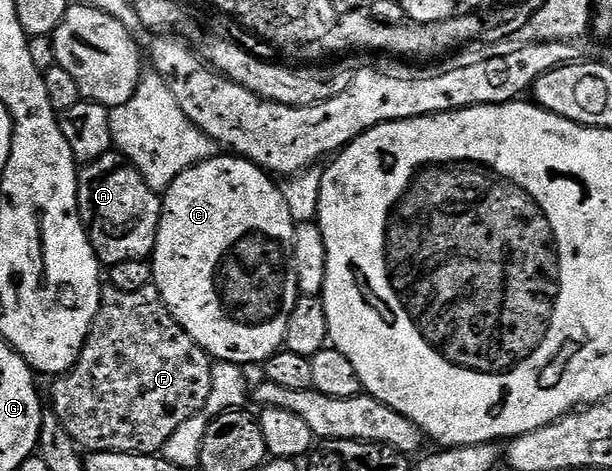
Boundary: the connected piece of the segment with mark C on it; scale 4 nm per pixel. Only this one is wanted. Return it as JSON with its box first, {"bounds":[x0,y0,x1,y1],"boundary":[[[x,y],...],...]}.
{"bounds":[151,155,298,367],"boundary":[[[214,155],[209,161],[200,161],[193,165],[183,175],[175,179],[169,188],[164,190],[161,203],[161,222],[157,232],[157,242],[153,248],[151,264],[153,267],[153,284],[165,300],[165,306],[171,311],[171,315],[203,347],[210,358],[217,361],[230,361],[242,367],[250,367],[258,361],[264,363],[271,355],[275,355],[285,344],[287,335],[287,319],[291,319],[291,311],[295,311],[295,303],[298,299],[297,276],[293,266],[293,240],[295,239],[295,222],[290,202],[283,192],[280,184],[276,185],[274,178],[265,170],[260,169],[254,161],[247,161],[236,155]]]}

